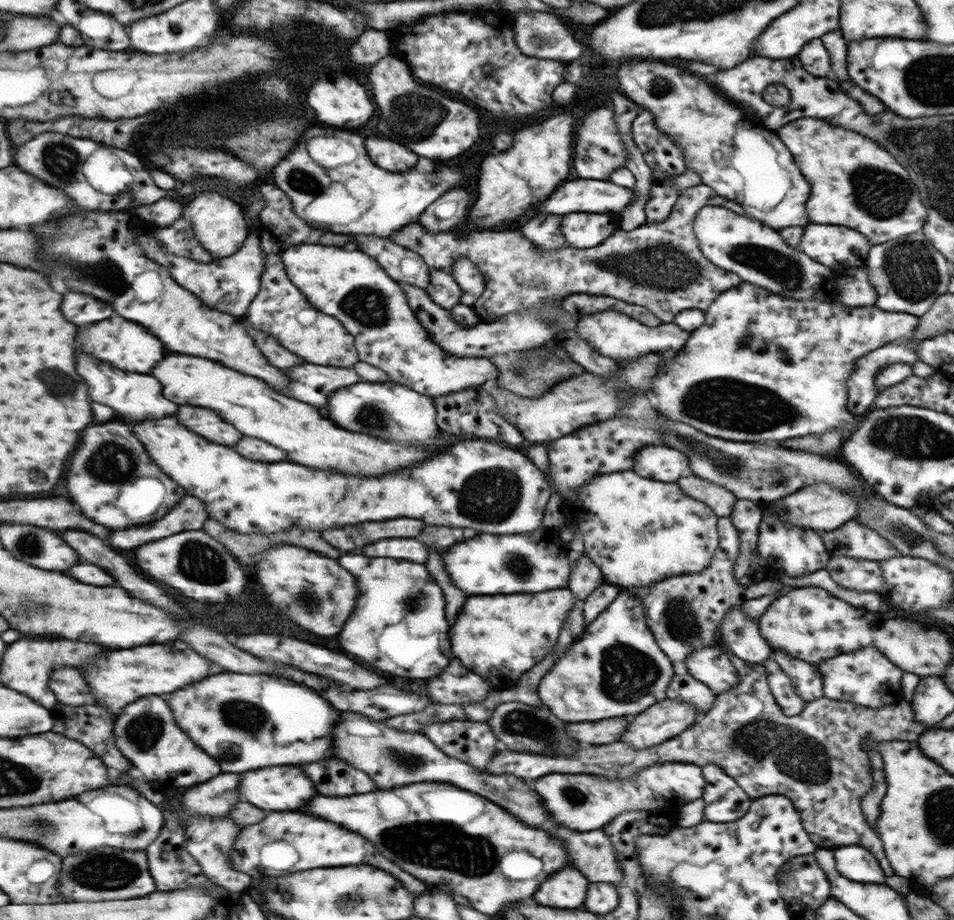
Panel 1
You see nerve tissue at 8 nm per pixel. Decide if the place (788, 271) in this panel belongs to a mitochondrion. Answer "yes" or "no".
yes

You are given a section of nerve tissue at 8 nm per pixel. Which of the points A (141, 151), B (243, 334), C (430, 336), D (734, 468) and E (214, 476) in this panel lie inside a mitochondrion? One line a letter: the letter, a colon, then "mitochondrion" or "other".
A: other
B: other
C: other
D: mitochondrion
E: other

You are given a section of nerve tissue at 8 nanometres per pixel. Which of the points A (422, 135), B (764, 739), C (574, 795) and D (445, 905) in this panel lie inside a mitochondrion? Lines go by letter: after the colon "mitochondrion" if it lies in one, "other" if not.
A: other
B: mitochondrion
C: mitochondrion
D: other

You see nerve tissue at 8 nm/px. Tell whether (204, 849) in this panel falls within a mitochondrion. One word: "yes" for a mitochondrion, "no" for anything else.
no

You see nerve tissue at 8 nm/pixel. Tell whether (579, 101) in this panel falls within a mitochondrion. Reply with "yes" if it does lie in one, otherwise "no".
no

